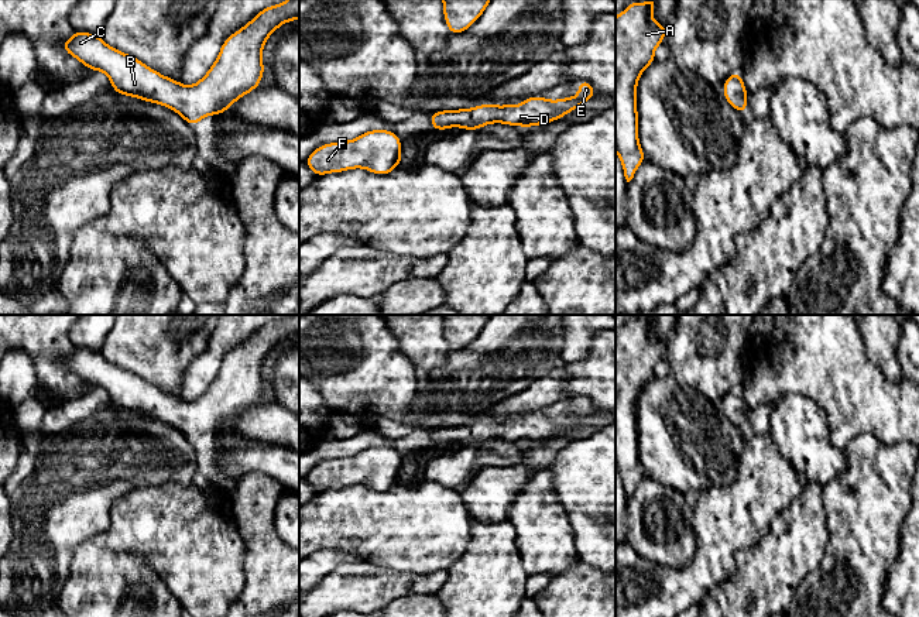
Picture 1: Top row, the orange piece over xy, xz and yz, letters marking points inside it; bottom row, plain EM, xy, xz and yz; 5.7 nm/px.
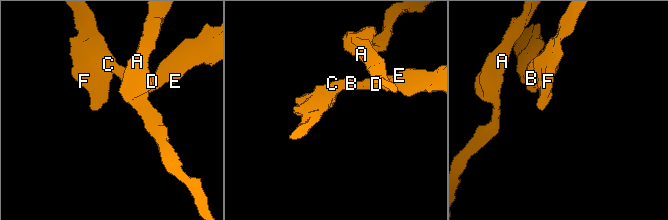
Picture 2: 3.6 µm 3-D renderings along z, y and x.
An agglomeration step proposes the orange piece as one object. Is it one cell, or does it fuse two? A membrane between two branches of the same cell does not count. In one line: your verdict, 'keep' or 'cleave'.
keep

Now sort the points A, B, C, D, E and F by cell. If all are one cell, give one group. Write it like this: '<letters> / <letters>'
A B C D E F

